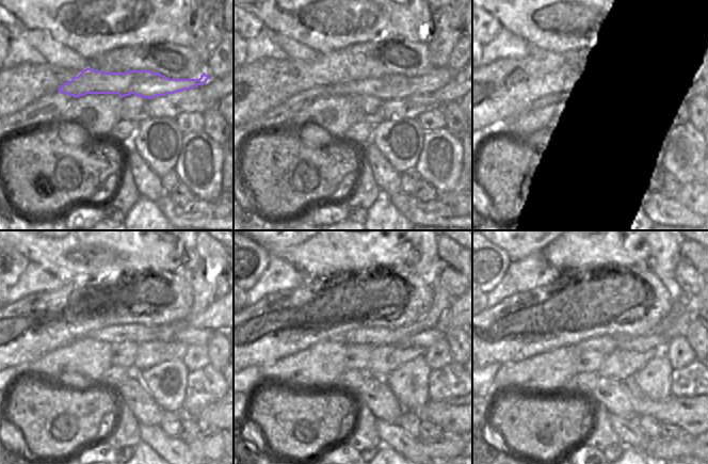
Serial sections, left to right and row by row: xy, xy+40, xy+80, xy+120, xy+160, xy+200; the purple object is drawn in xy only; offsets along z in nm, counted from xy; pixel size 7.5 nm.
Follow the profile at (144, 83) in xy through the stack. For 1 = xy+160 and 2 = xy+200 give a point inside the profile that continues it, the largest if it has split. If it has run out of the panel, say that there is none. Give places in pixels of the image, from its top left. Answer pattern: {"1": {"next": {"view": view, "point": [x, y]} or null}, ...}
{"1": {"next": {"view": "xy+160", "point": [450, 320]}}, "2": {"next": {"view": "xy+200", "point": [657, 341]}}}

